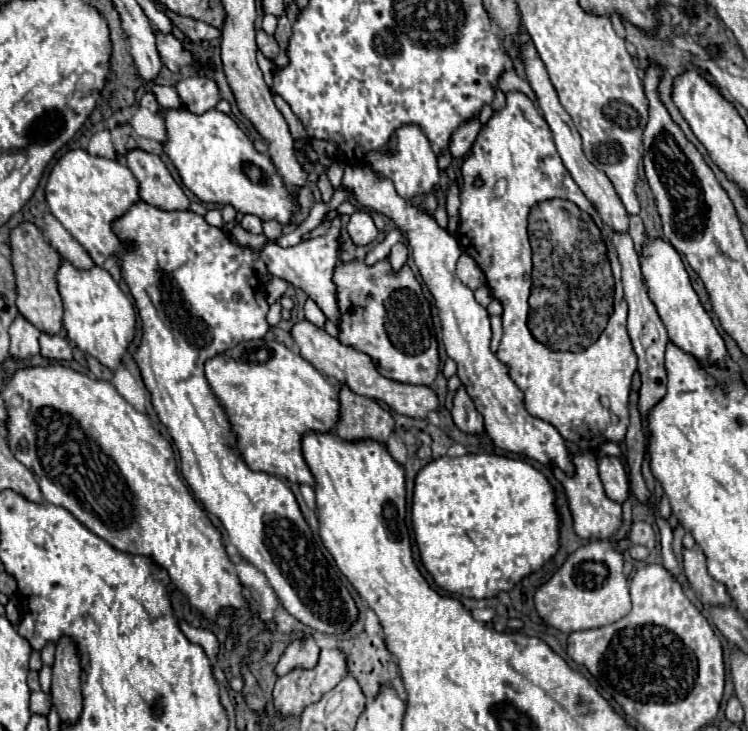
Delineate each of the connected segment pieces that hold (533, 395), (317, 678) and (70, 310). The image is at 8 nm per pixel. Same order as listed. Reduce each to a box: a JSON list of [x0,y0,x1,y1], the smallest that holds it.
[[458,93,636,451],[274,647,348,715],[56,259,136,371]]

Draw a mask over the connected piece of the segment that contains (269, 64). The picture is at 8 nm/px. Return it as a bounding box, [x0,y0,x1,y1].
[257,51,275,90]

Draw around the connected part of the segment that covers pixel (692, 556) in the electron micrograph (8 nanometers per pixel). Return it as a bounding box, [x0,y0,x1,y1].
[682,549,732,605]

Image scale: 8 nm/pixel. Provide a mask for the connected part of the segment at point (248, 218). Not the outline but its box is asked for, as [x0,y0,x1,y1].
[240,215,262,235]

